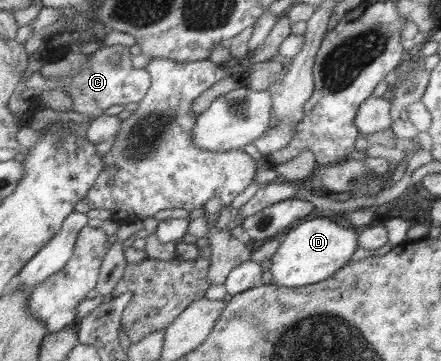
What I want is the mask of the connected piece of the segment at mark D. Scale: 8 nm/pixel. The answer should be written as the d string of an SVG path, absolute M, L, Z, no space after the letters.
M317 216L299 221L284 234L284 239L282 238L282 242L269 258L271 281L281 287L292 288L310 286L329 278L350 260L358 246L357 237L354 228L340 226L331 216Z

